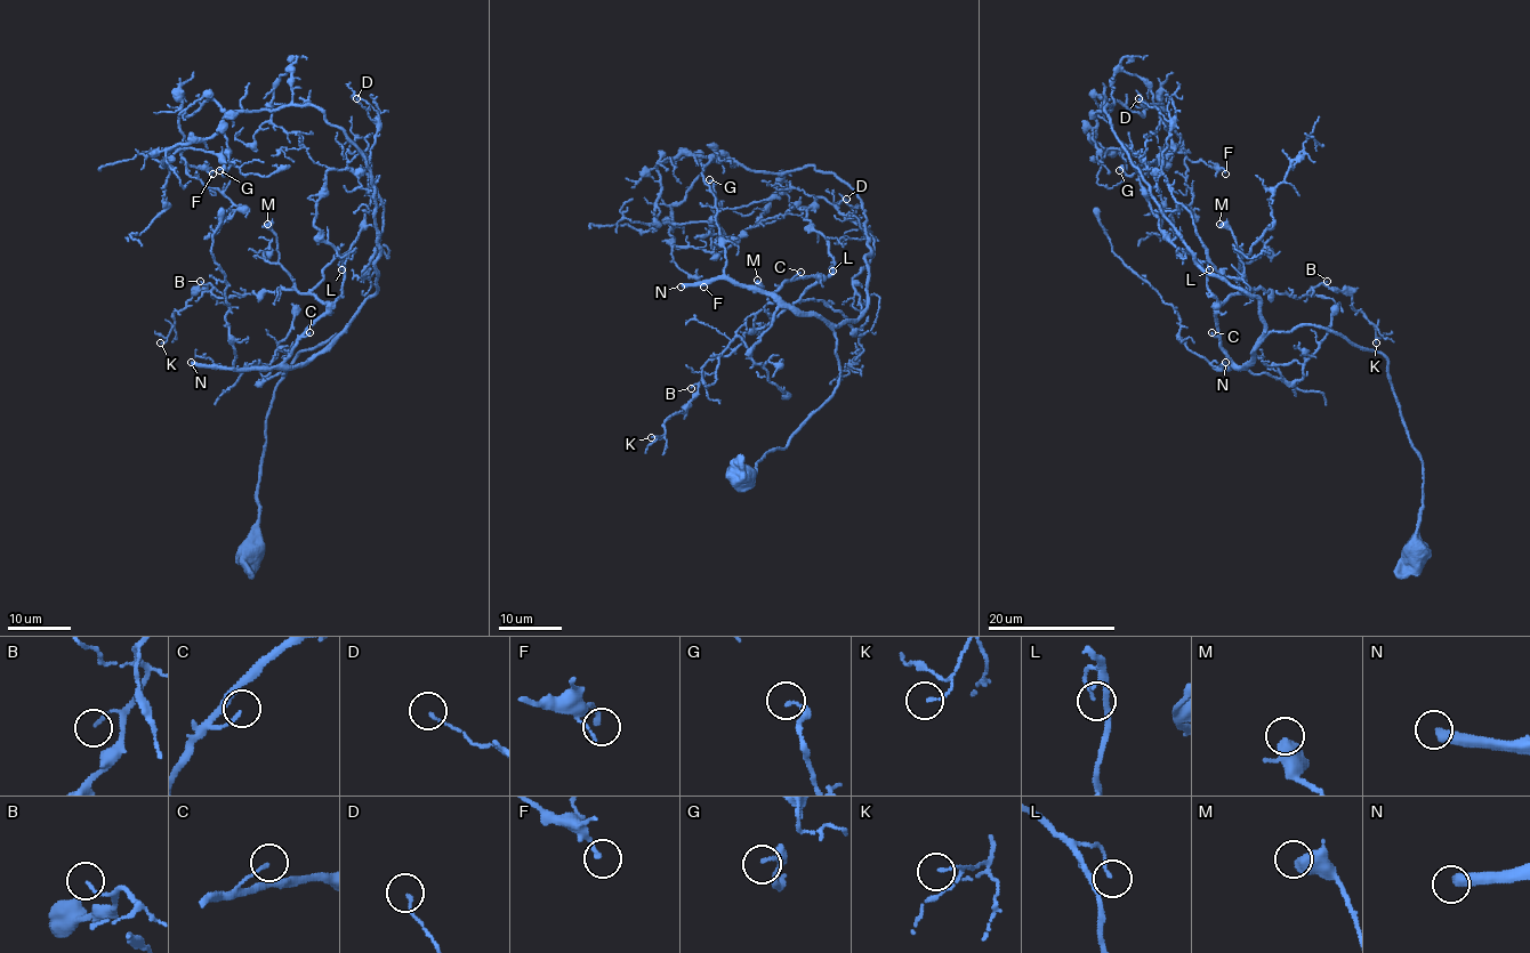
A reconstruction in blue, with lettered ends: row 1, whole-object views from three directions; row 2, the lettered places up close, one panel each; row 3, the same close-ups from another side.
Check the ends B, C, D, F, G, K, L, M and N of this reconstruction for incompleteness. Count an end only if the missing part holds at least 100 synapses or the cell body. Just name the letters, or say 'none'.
N

